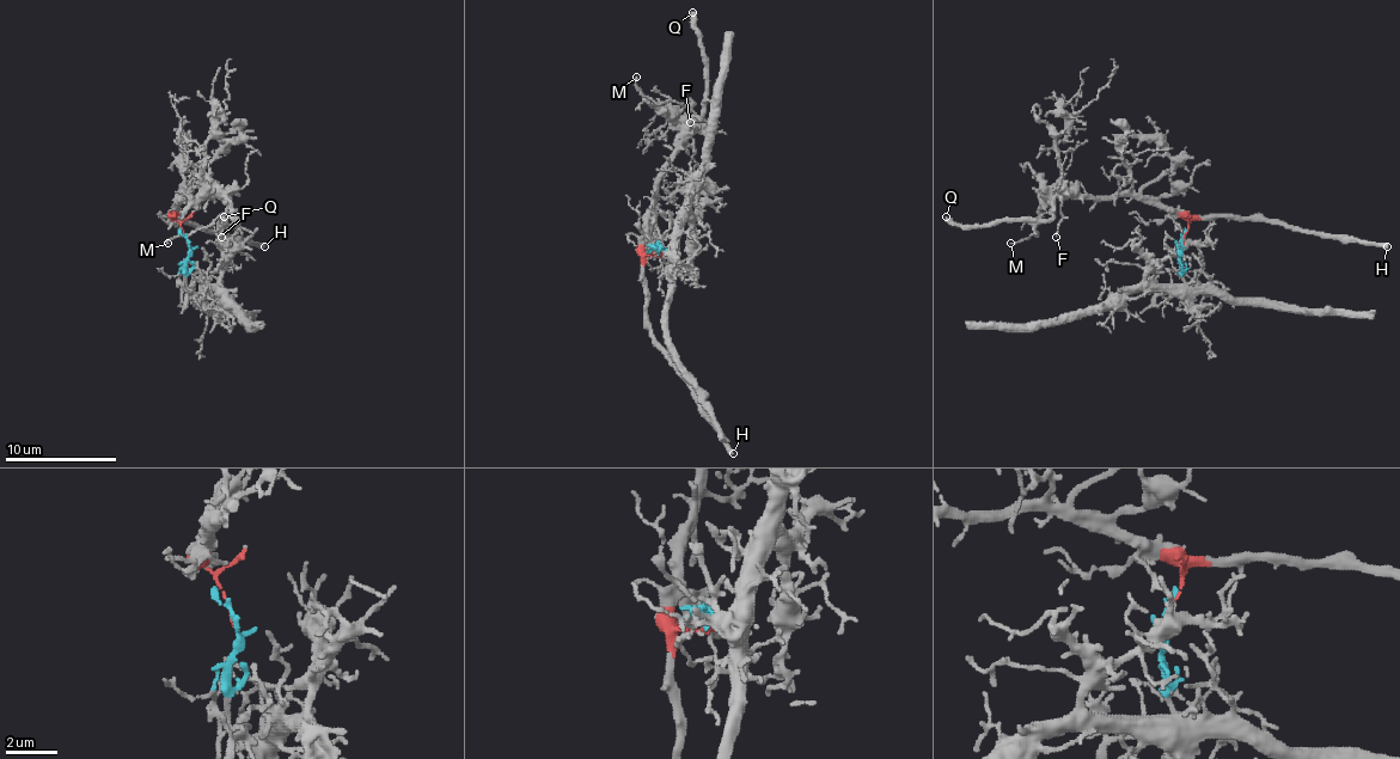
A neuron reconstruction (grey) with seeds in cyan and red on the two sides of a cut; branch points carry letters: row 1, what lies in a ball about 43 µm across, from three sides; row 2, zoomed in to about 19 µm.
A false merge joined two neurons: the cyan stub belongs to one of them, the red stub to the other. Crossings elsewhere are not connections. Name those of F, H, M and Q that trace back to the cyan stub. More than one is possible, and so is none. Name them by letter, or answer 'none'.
none

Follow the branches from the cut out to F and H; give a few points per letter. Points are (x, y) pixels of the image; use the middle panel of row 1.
F: (655, 249), (650, 255), (645, 249), (645, 226), (653, 204), (655, 176), (697, 126), (692, 129), (689, 123)
H: (655, 249), (645, 257), (647, 330), (692, 391), (697, 411), (734, 453)

